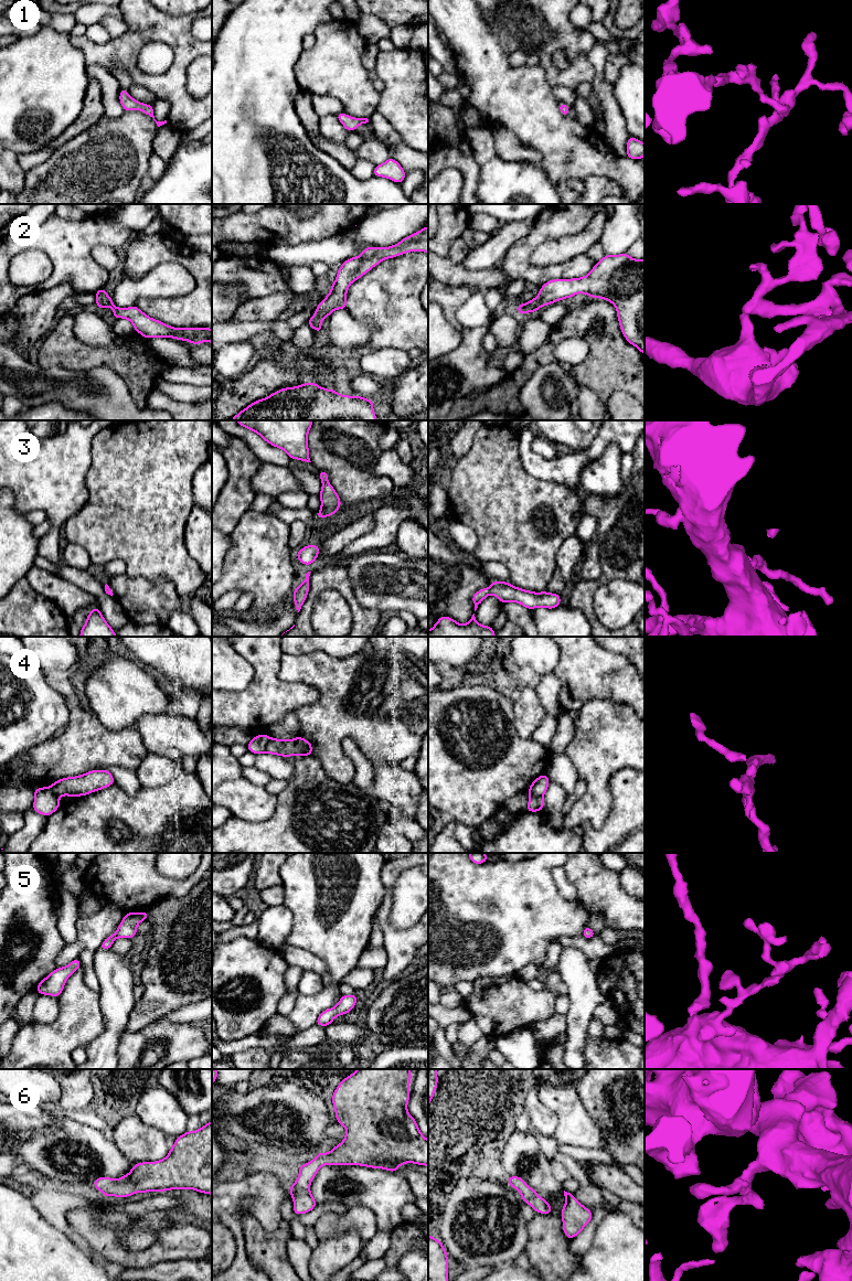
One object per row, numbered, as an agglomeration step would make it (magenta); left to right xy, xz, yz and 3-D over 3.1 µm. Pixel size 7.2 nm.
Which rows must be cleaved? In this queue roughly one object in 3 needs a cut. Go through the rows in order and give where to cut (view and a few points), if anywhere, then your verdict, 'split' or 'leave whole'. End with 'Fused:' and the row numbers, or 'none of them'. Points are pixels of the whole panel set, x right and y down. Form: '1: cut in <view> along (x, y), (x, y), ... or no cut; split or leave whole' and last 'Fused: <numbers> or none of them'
1: no cut; leave whole
2: no cut; leave whole
3: no cut; leave whole
4: cut in xz along (270, 738), (265, 751); split
5: no cut; leave whole
6: no cut; leave whole
Fused: 4

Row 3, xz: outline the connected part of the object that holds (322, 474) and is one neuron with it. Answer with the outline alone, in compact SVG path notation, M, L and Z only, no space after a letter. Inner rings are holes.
M319 470L319 478L322 481L322 488L319 493L321 508L317 514L318 520L333 515L341 508L341 500L328 481L328 473L324 470Z

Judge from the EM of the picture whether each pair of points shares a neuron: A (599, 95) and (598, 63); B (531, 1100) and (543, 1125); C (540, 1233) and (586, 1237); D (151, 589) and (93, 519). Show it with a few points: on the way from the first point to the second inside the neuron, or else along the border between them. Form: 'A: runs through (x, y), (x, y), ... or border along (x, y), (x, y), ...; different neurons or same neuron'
A: runs through (599, 87), (599, 71); same neuron
B: runs through (534, 1107), (543, 1119); same neuron
C: border along (570, 1239), (570, 1250), (579, 1258); different neurons
D: border along (125, 573), (150, 580), (167, 580); different neurons

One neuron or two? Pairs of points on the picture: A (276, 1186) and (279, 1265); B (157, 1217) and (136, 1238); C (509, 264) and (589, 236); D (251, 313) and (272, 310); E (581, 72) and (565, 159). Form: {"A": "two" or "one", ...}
{"A": "two", "B": "one", "C": "two", "D": "one", "E": "two"}

